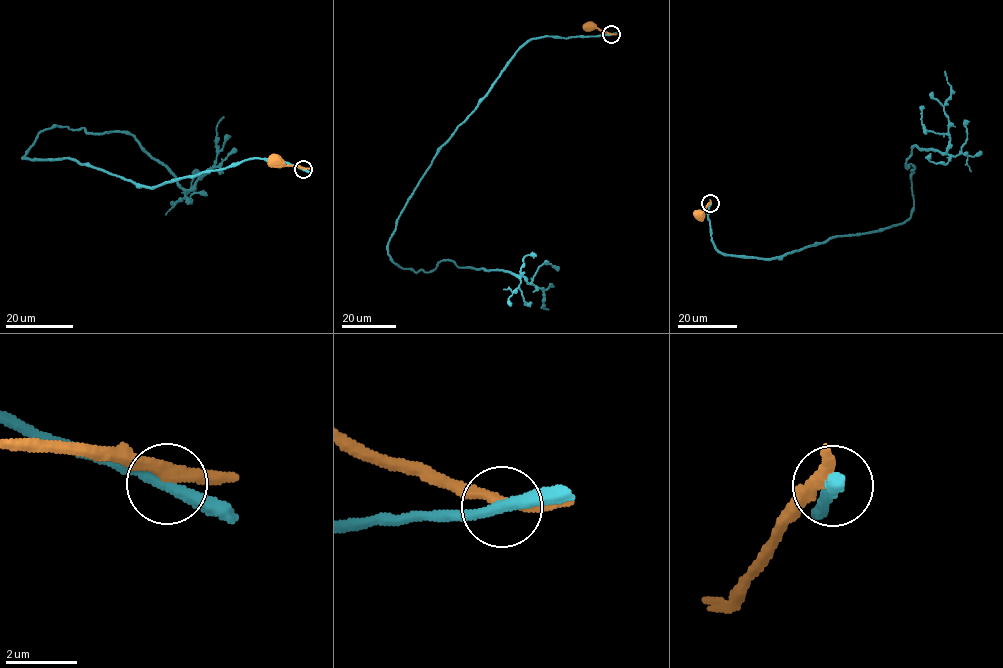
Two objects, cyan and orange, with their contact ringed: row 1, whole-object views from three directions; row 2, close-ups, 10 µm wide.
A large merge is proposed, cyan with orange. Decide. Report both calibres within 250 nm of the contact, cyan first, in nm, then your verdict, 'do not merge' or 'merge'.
320/320 nm | do not merge

